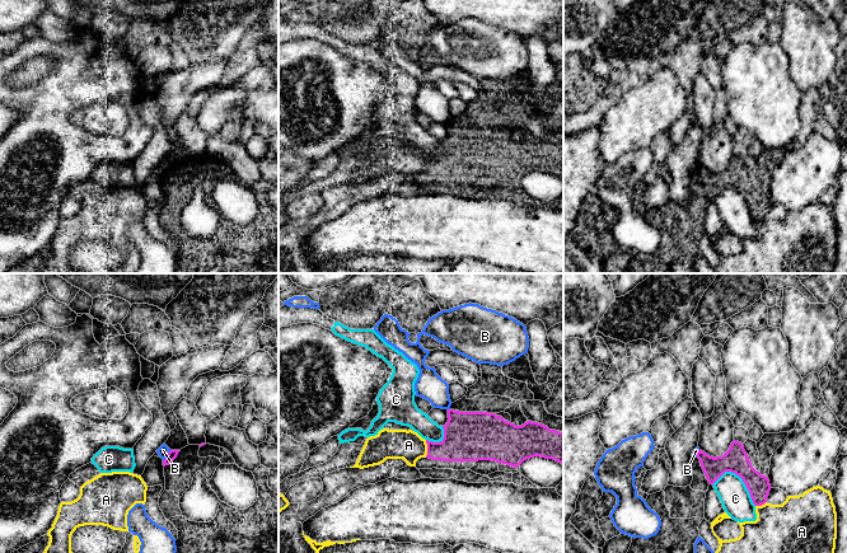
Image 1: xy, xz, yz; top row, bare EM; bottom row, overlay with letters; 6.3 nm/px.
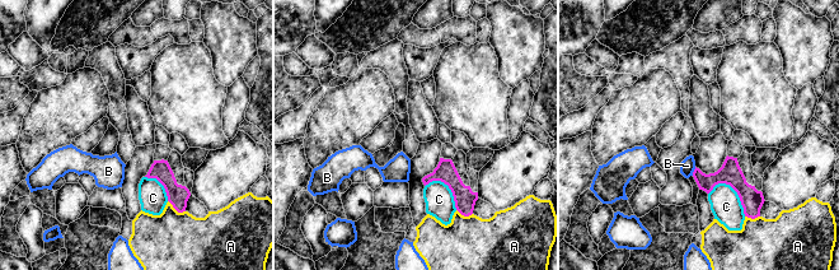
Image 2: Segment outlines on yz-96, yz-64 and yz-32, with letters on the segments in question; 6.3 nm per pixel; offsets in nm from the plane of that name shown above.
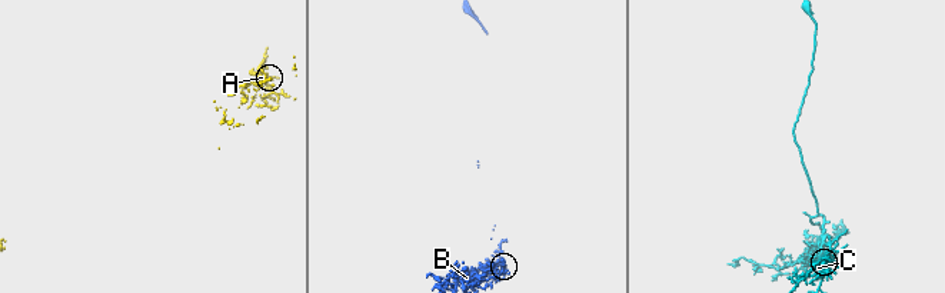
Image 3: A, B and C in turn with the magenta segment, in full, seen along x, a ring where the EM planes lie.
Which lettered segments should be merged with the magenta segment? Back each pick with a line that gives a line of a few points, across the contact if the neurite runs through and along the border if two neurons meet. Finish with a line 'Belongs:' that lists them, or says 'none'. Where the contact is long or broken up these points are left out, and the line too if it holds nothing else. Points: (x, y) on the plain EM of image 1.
Belongs: none

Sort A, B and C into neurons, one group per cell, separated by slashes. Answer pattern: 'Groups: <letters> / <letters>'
Groups: A / B / C

